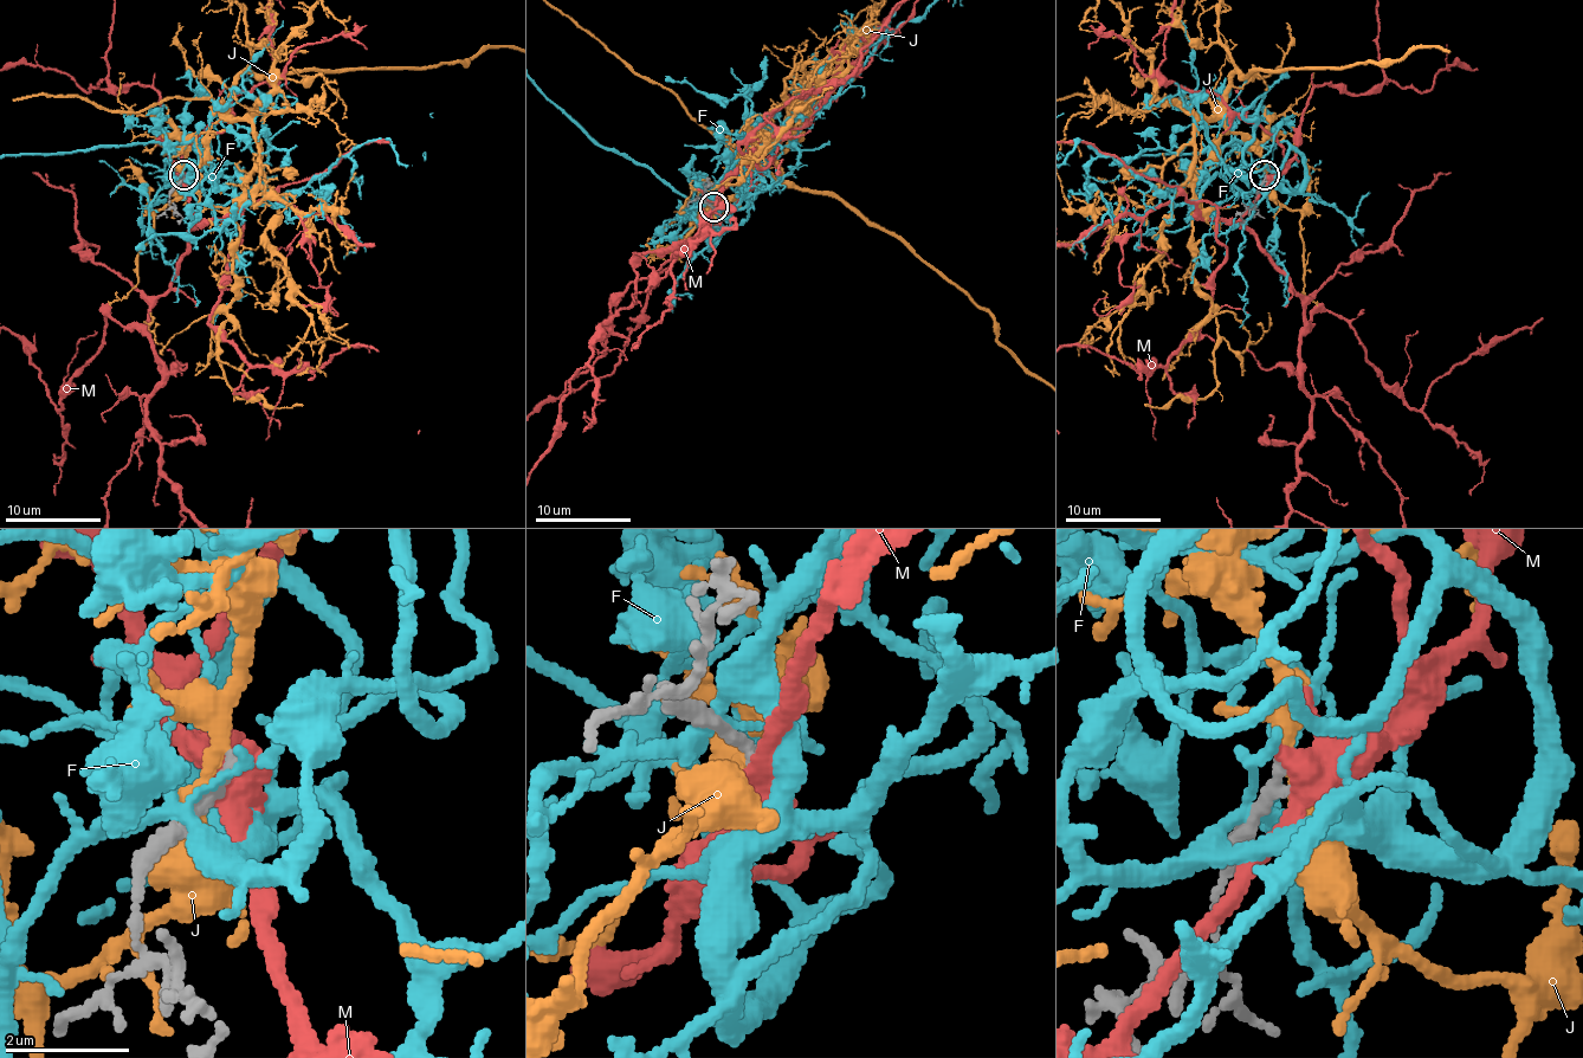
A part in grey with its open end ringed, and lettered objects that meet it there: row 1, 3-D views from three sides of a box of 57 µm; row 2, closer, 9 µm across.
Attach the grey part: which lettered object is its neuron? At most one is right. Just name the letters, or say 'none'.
J

